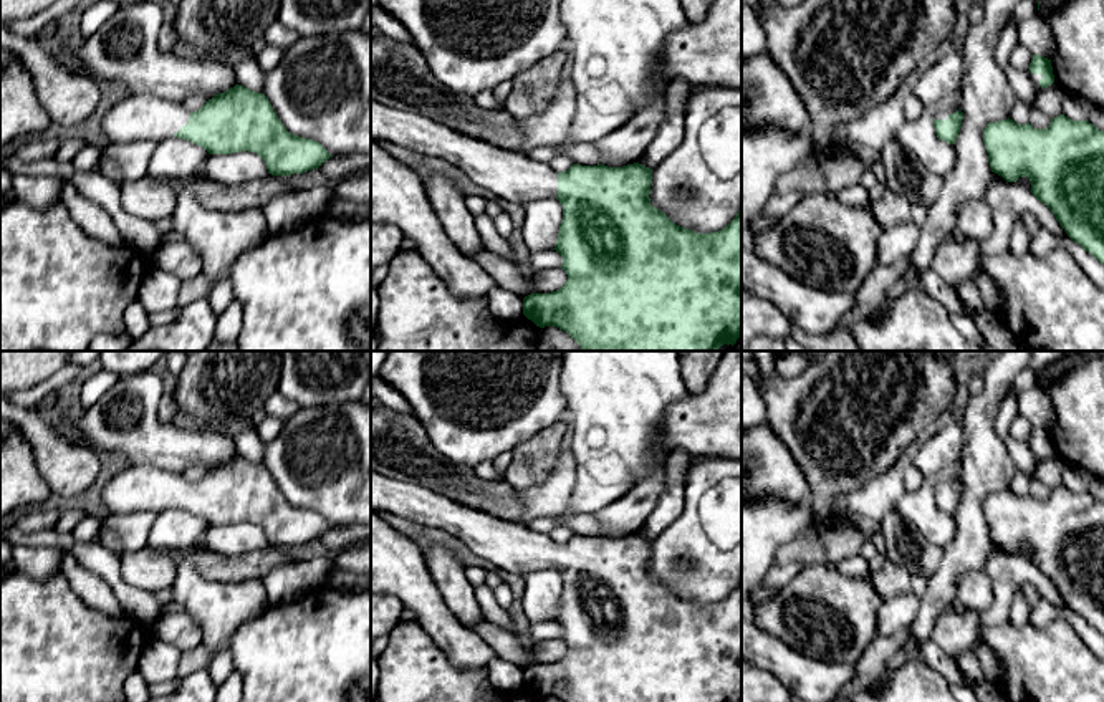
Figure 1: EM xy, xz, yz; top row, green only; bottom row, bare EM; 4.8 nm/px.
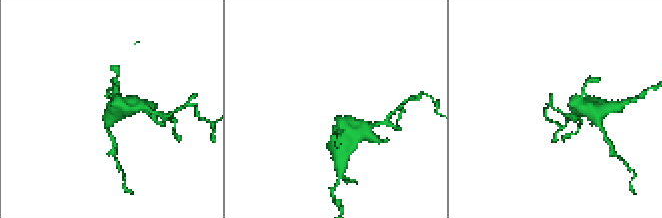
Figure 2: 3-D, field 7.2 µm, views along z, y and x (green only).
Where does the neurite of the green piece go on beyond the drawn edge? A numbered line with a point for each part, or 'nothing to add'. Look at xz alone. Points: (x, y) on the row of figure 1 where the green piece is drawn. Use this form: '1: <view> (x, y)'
1: xz (513, 177)

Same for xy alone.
1: xy (138, 116)

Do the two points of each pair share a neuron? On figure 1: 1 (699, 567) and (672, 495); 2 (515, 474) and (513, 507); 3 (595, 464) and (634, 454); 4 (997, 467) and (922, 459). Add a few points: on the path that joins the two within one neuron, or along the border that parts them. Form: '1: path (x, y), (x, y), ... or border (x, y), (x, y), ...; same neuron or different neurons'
1: border (686, 477), (684, 510), (652, 540); different neurons
2: border (504, 479), (522, 492); different neurons
3: path (604, 464), (614, 454), (624, 454); same neuron
4: border (959, 423), (962, 454); different neurons

